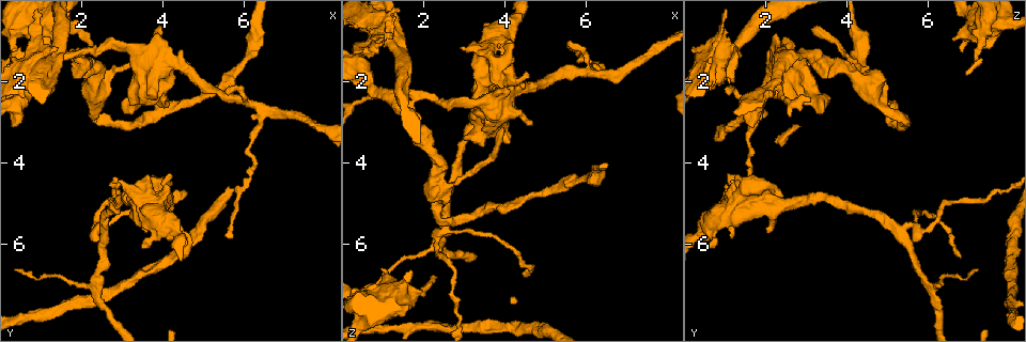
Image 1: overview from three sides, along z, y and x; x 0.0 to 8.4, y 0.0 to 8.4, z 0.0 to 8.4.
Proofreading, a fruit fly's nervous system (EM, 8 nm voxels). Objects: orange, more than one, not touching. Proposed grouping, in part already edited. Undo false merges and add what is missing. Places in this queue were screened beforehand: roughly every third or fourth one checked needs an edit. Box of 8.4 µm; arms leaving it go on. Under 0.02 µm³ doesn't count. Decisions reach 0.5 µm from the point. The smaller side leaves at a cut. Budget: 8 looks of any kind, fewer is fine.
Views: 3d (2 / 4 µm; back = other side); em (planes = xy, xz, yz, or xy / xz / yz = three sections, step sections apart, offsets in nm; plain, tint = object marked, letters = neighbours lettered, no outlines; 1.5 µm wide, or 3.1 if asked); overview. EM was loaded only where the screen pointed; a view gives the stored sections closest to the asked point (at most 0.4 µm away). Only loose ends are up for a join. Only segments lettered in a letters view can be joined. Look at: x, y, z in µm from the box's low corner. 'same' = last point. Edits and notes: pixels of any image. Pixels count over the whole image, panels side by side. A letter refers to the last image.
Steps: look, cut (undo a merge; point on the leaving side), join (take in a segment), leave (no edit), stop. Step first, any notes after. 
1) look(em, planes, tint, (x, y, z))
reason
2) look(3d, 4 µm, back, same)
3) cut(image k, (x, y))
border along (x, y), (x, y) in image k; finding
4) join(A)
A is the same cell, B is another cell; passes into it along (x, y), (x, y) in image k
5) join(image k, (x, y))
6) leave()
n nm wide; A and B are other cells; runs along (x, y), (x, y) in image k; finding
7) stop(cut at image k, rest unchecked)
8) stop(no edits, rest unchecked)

look(3d, 4 µm, (3.45, 6.05, 0.60))
free end

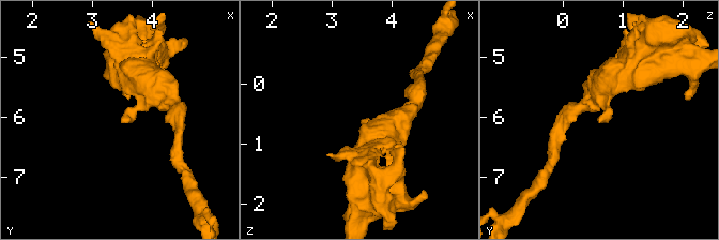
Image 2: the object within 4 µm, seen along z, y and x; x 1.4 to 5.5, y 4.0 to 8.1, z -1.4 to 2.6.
look(em, xz, step 8, tint, (3.50, 6.05, 0.60))

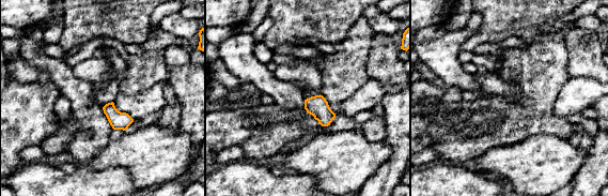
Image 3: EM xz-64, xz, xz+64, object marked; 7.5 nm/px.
look(em, xy, step 8, letters, same)
another direction

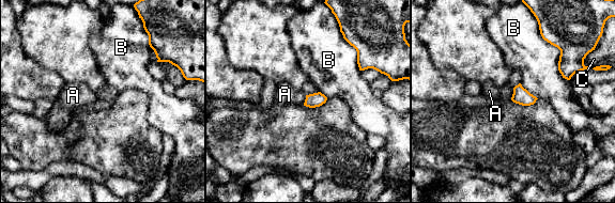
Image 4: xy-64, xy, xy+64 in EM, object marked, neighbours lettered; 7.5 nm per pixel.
leave()
A, B and C are other cells; border along (306, 95), (303, 104) in image 4; no lettered segment goes on from it

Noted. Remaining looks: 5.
look(3d, 2 µm, back, (2.25, 1.25, 6.85))
branch stops here

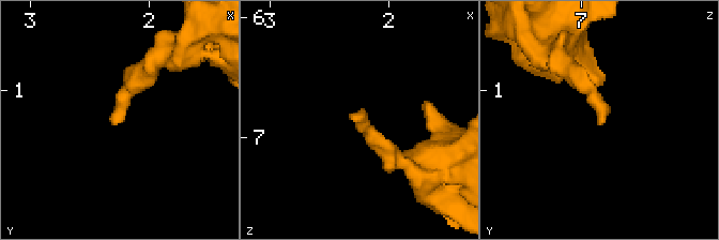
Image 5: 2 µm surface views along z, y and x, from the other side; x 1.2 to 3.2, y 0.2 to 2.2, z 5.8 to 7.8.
look(em, planes, letters, (2.28, 1.28, 6.84))

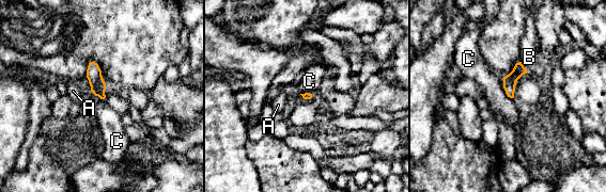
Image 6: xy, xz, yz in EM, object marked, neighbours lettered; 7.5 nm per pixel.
leave()
A, B and C are other cells; border along (502, 78), (502, 88), (512, 98) in image 6; no lettered segment goes on from it

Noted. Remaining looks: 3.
look(em, planes, letters, (2.55, 5.55, 5.25))
four-way junction

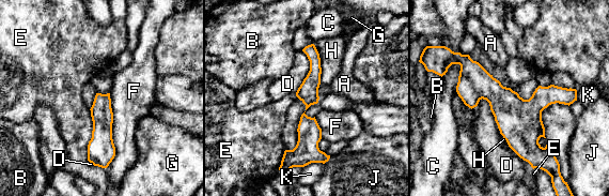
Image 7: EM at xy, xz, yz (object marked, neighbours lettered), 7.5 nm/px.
leave()
A, B, C, D, E, F, G, H, J and K are other cells; border along (90, 109), (92, 137), (88, 161) in image 7; one cell here

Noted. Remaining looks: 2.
stop(no edits, rest unchecked)

